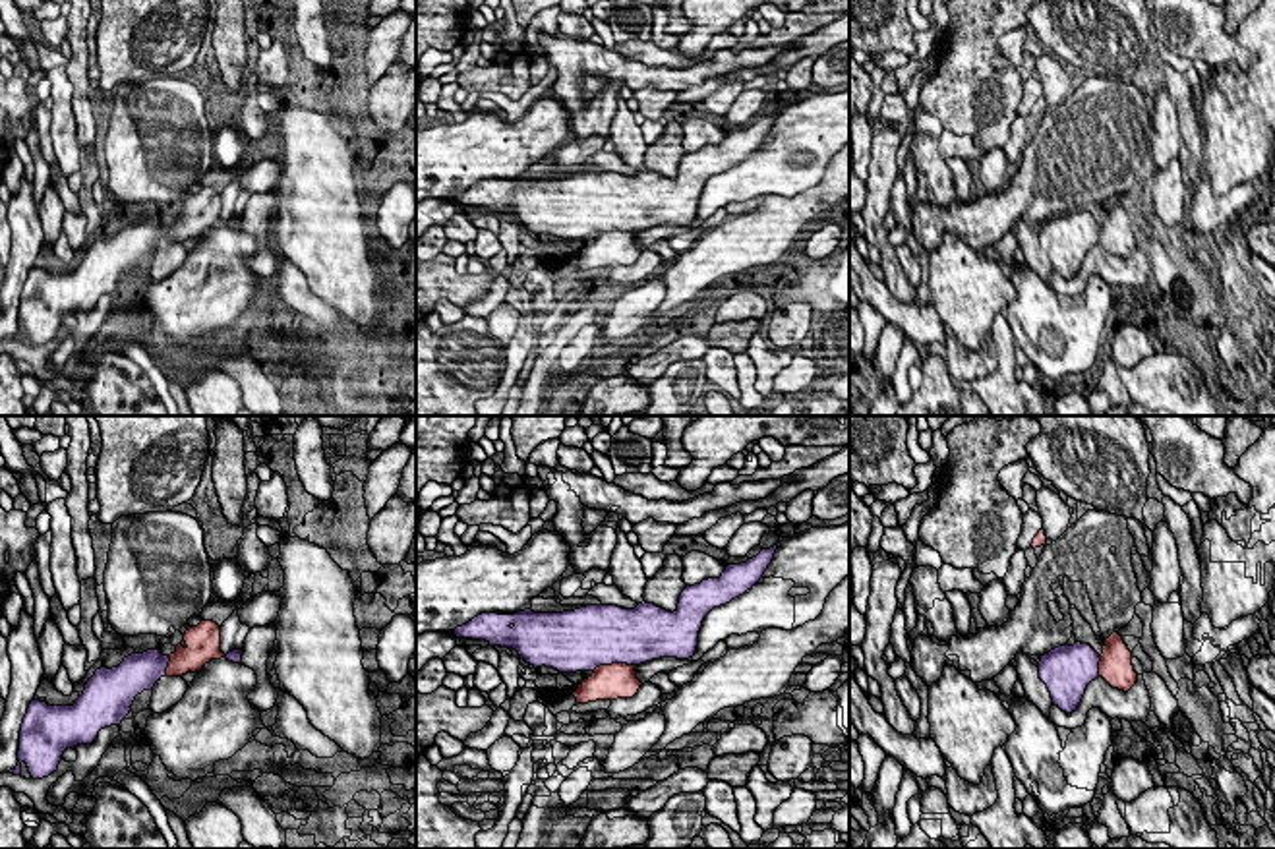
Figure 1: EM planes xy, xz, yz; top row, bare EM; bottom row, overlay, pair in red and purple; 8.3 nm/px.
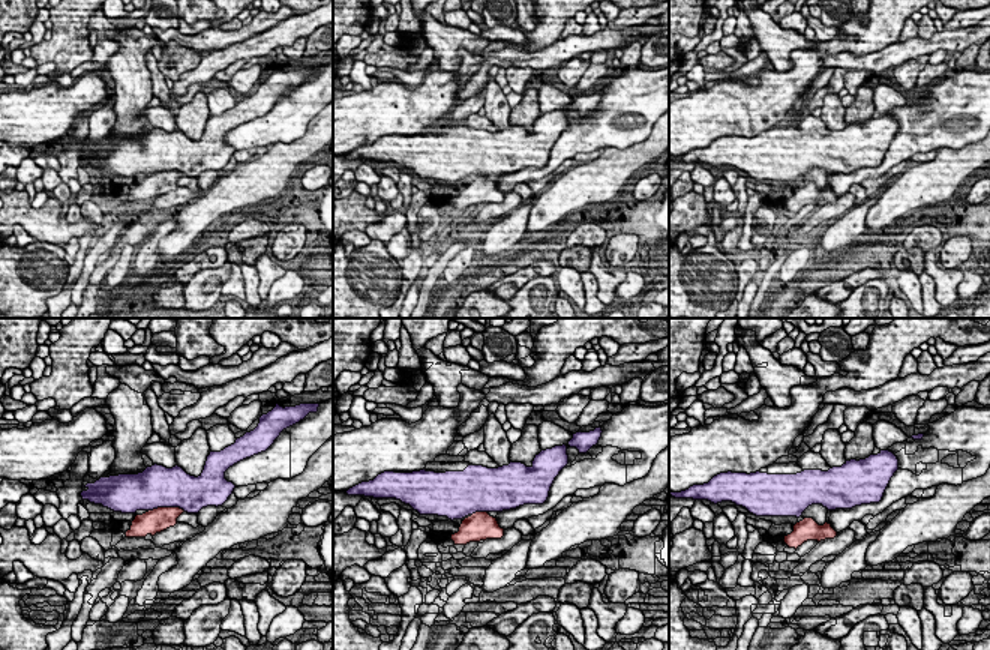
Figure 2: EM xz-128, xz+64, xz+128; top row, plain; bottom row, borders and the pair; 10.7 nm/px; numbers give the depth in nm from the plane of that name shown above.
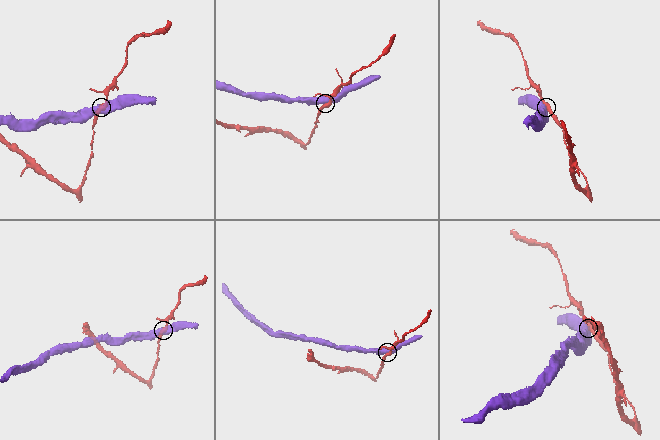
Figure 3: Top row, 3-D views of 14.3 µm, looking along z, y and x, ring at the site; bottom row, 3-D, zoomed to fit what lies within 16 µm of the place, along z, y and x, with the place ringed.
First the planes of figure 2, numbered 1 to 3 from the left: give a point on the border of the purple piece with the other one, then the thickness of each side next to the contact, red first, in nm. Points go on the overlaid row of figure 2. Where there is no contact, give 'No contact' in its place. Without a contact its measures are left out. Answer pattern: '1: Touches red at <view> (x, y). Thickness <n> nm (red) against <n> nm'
1: Touches red at xz-128 (167, 508). Thickness 260 nm (red) against 440 nm
2: Touches red at xz+64 (479, 512). Thickness 320 nm (red) against 480 nm
3: No contact

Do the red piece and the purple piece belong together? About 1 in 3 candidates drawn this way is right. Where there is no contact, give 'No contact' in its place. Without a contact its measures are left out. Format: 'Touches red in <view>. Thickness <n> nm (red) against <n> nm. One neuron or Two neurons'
Touches red in xz. Thickness 300 nm (red) against 480 nm. Two neurons

